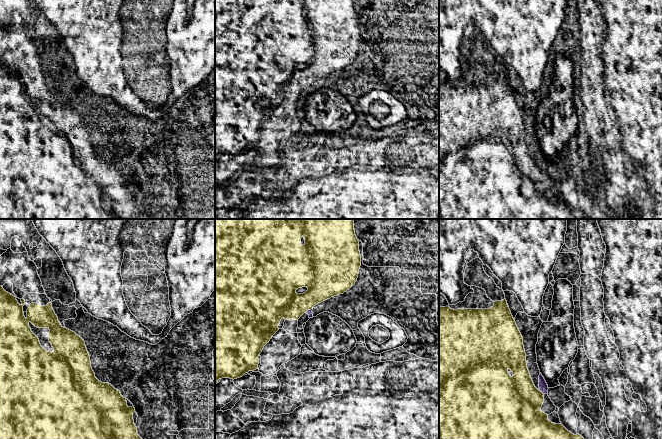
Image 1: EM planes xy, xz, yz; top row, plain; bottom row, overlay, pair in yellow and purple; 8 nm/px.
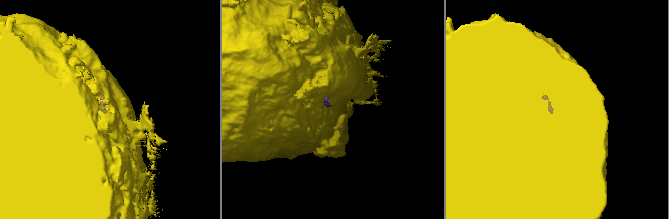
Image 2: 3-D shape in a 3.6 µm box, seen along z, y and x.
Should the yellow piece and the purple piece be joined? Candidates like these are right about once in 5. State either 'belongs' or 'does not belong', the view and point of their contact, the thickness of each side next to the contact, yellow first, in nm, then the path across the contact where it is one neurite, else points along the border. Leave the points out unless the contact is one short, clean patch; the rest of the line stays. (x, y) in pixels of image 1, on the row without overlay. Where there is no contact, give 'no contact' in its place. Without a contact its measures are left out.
does not belong; contact yz (541, 168); calibres 440 and 70 nm; border yz (540, 166), (543, 170)

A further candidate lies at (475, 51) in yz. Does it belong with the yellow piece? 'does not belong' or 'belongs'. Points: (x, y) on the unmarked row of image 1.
belongs

